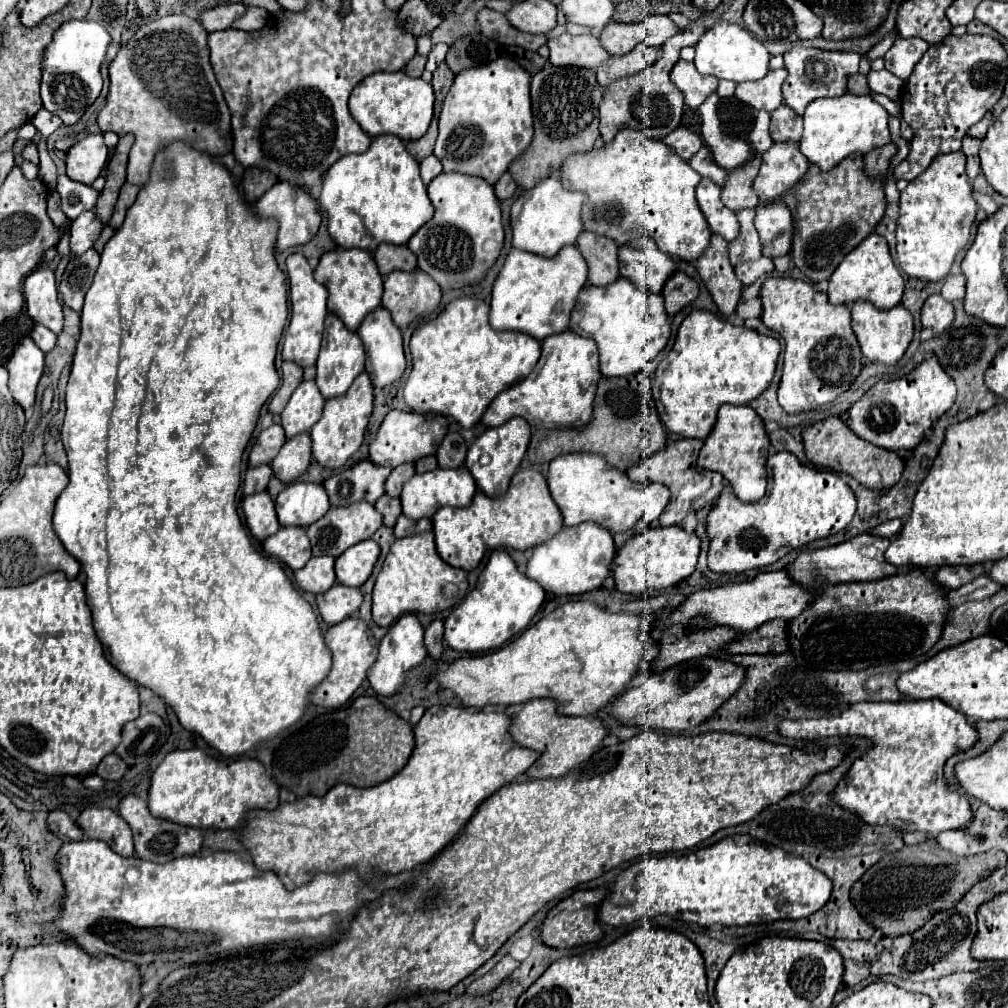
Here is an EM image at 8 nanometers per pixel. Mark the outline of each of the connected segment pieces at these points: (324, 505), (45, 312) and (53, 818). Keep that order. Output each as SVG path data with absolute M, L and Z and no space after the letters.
M294 482L276 498L276 514L282 526L308 528L328 512L328 496L322 484Z
M36 268L24 280L24 294L28 294L26 310L28 316L50 328L54 334L60 334L64 316L62 316L62 302L58 298L54 272L50 268Z
M52 810L48 816L48 828L56 836L68 838L68 840L82 840L82 828L64 812L64 810Z

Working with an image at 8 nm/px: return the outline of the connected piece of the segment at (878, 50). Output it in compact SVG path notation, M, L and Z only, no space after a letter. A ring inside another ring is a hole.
M888 34L880 44L876 44L876 46L866 54L866 60L868 60L868 62L872 62L872 60L876 60L876 58L882 58L882 56L884 56L884 52L892 46L892 42L894 42L894 38L892 38L892 34Z

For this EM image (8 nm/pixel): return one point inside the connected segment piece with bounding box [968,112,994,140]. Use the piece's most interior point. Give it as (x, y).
(978, 130)

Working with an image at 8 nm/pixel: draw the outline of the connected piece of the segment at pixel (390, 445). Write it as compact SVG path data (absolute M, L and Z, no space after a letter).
M392 410L384 418L376 438L370 442L370 460L378 466L396 468L400 464L416 462L424 456L432 456L432 454L436 454L438 444L446 436L446 430L448 430L448 420L444 416L434 416L434 414L420 416L420 414L414 414L414 412Z

